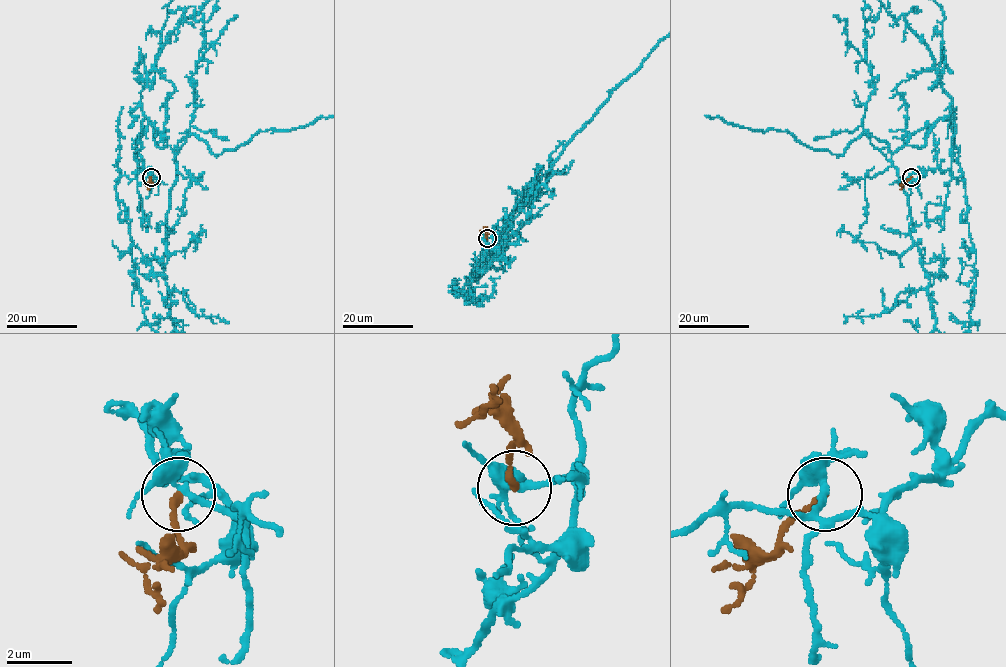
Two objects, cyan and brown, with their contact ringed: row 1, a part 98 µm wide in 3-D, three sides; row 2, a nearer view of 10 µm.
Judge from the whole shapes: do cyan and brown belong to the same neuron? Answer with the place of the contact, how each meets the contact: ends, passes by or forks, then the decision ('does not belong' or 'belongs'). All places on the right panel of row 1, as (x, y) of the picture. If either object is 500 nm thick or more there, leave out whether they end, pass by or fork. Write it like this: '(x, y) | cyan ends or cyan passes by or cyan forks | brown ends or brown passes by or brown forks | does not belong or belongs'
(911, 177) | cyan passes by | brown ends | does not belong

